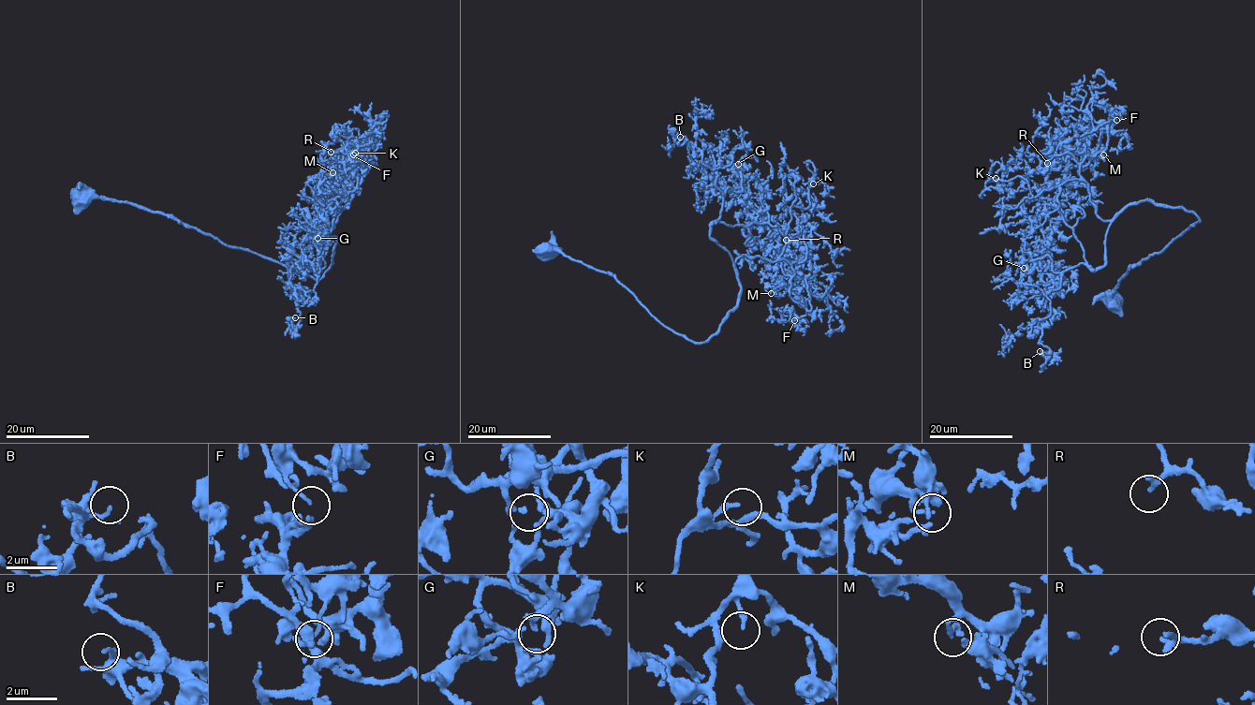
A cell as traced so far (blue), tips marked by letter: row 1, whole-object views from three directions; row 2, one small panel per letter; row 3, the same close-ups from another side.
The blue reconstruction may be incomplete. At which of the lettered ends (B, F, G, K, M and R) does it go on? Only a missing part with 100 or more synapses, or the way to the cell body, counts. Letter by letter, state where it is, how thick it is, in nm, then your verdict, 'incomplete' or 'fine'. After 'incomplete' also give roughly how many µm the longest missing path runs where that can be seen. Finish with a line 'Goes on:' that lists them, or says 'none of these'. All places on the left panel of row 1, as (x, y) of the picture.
B: (295, 317) | 130 nm | fine
F: (353, 154) | 110 nm | fine
G: (317, 238) | 180 nm | fine
K: (355, 153) | 140 nm | fine
M: (332, 172) | 120 nm | fine
R: (331, 152) | 240 nm | fine
Goes on: none of these

